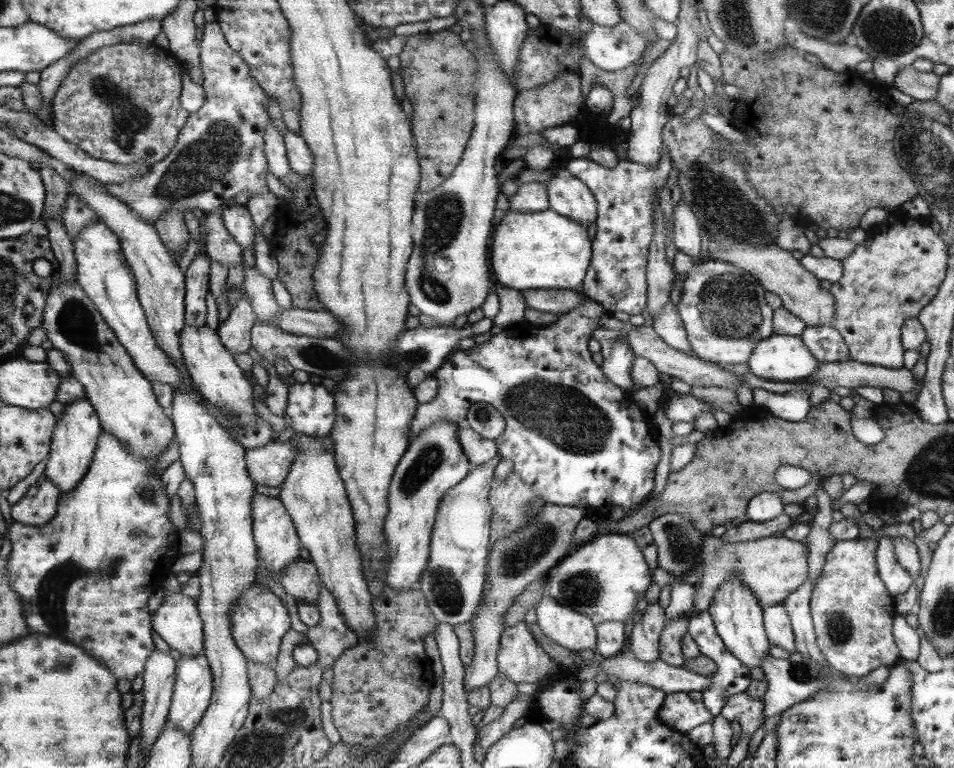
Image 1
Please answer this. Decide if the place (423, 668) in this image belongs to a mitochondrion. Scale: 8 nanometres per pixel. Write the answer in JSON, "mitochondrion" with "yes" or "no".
{"mitochondrion":"yes"}

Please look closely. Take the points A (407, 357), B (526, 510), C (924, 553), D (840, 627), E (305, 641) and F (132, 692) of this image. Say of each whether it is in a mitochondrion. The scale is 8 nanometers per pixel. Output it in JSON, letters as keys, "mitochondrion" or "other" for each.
{"A":"mitochondrion","B":"mitochondrion","C":"other","D":"mitochondrion","E":"other","F":"other"}

